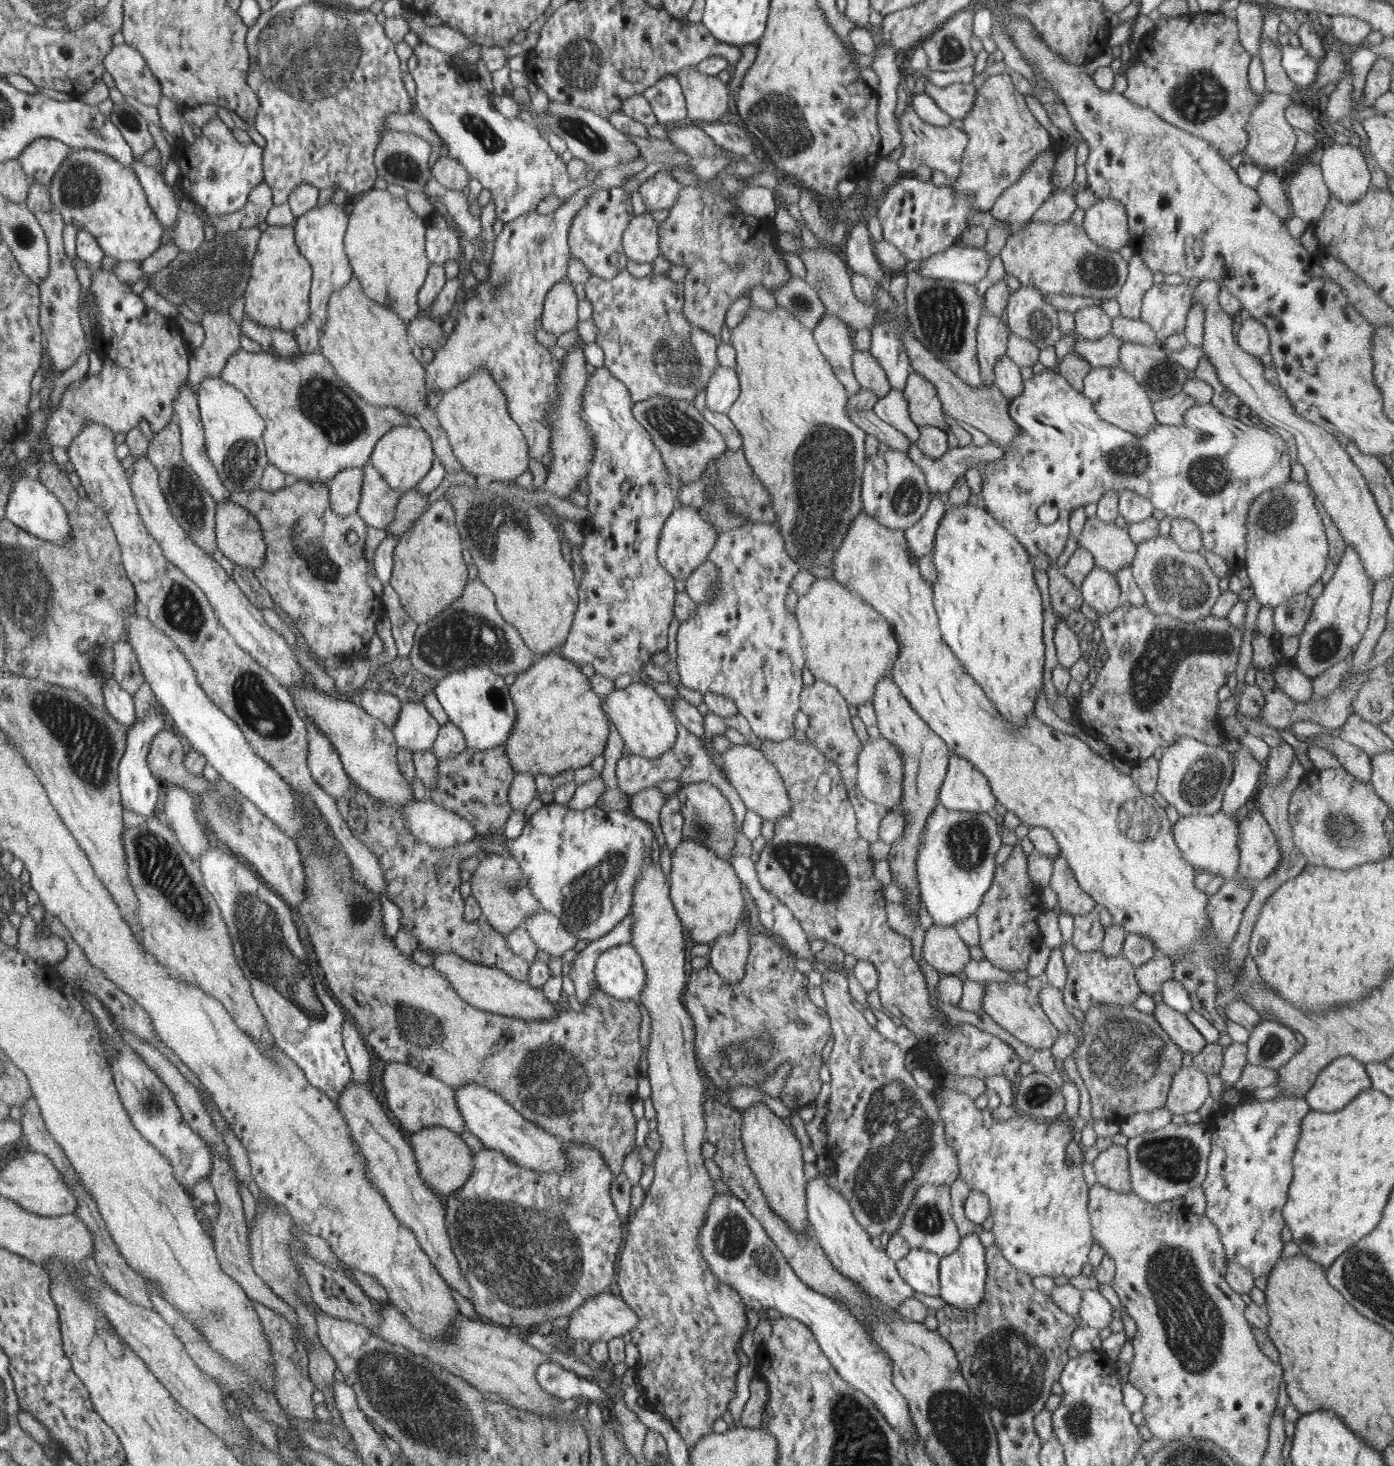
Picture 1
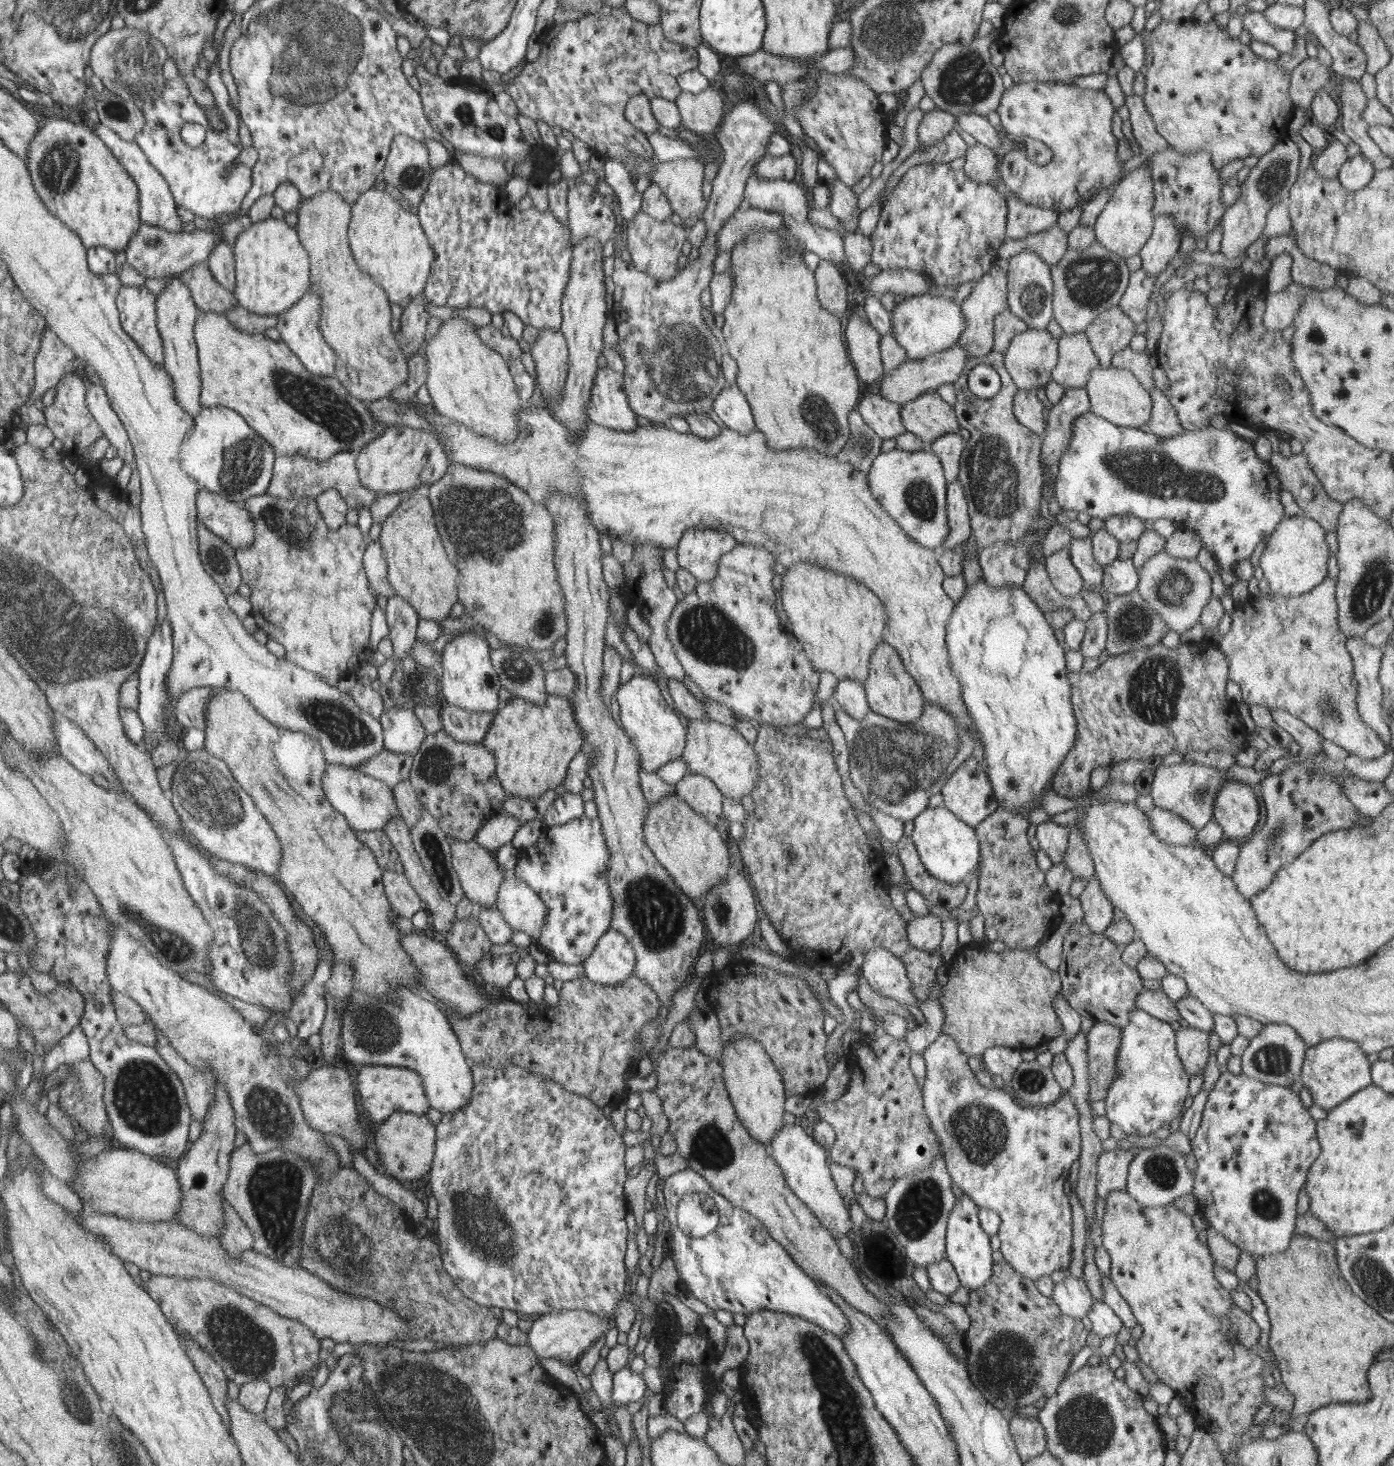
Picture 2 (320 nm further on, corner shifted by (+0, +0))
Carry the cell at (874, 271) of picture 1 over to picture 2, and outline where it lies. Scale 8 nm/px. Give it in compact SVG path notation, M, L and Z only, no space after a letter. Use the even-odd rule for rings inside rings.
M839 179L827 184L829 189L830 213L839 220L844 234L853 234L857 231L859 210L856 207L856 195L845 187Z

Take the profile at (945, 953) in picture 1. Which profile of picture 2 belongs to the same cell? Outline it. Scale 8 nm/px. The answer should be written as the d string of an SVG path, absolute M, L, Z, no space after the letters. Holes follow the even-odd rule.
M935 915L914 916L905 925L907 942L920 951L937 952L941 942L941 921Z

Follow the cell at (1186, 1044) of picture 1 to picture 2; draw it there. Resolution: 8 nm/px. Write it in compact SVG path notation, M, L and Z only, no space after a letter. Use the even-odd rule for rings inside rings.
M1158 985L1153 989L1139 991L1134 998L1134 1005L1136 1009L1150 1014L1157 1020L1166 1023L1182 1022L1174 1003L1165 996L1165 993L1159 989Z

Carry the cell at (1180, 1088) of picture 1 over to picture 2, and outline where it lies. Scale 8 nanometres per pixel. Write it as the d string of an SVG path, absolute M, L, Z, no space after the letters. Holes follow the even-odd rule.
M1182 1023L1174 1032L1174 1043L1176 1055L1188 1076L1202 1073L1208 1057L1209 1033Z

